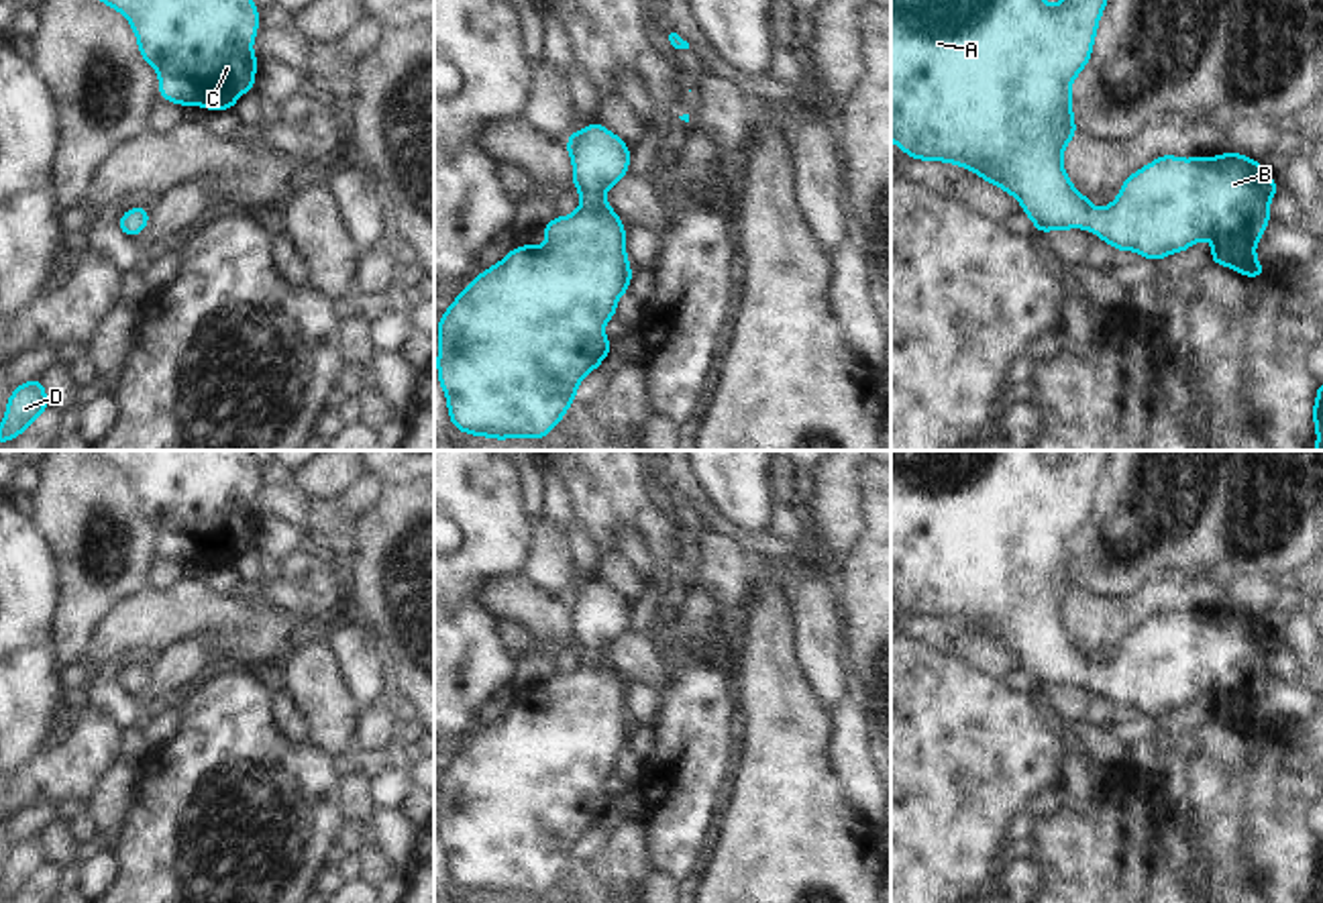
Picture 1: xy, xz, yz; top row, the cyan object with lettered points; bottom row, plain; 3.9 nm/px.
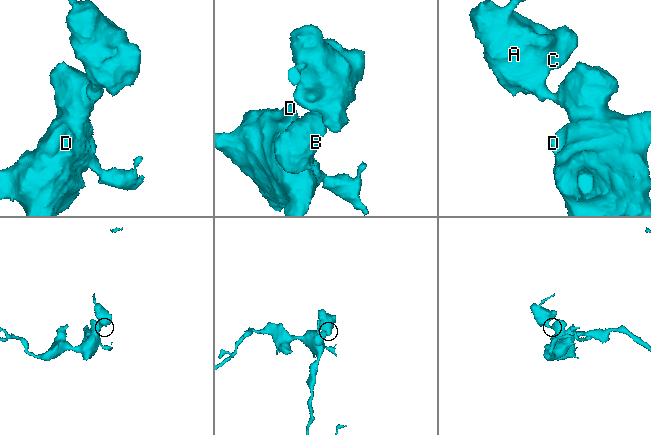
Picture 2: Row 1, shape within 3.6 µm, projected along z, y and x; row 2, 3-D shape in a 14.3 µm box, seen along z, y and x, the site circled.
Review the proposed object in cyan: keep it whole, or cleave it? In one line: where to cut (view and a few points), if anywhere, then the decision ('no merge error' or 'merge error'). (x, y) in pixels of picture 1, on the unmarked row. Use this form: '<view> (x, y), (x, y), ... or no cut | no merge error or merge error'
no cut | no merge error

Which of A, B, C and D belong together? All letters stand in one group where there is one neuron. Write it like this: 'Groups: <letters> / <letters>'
Groups: A B C D

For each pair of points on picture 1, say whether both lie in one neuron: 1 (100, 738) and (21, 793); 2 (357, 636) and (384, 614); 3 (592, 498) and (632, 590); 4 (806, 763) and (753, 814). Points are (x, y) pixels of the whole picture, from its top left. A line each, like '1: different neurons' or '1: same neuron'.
1: same neuron
2: different neurons
3: different neurons
4: same neuron

